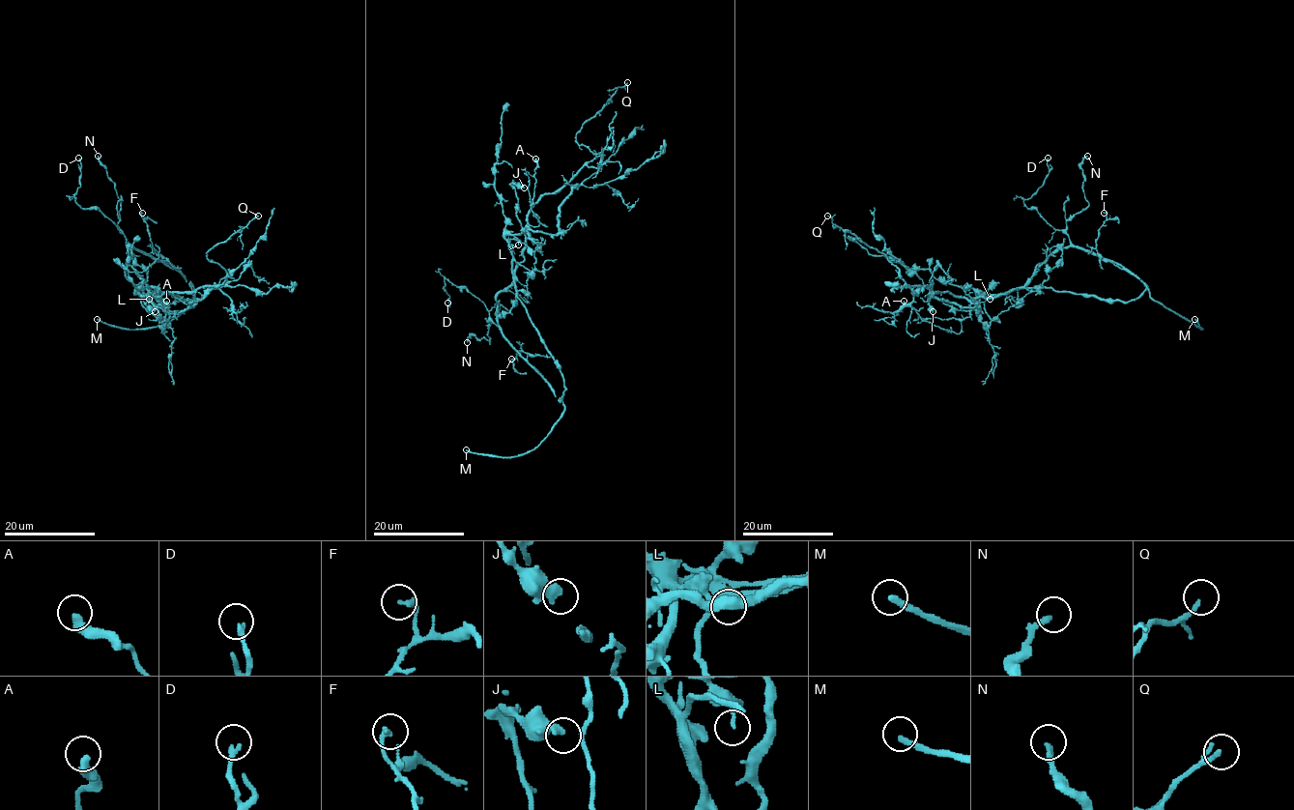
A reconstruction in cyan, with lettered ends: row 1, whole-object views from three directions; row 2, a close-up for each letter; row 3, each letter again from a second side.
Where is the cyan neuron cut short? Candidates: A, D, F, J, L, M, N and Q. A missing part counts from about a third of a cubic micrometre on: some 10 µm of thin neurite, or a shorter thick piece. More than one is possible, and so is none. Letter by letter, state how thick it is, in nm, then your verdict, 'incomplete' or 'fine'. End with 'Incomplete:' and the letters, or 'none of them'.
A: 400 nm | fine
D: 200 nm | fine
F: 200 nm | fine
J: 500 nm | fine
L: 160 nm | fine
M: 260 nm | incomplete
N: 220 nm | fine
Q: 170 nm | fine
Incomplete: M

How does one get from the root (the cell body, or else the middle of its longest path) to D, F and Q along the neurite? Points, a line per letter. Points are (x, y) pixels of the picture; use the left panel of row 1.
D: (146, 287), (146, 282), (127, 262), (126, 236), (98, 209), (83, 209), (75, 201), (81, 174), (78, 158)
F: (146, 287), (146, 282), (128, 263), (129, 246), (158, 259), (147, 223), (141, 216), (142, 213)
Q: (146, 287), (158, 300), (167, 292), (218, 286), (226, 272), (210, 260), (207, 252), (258, 216)

